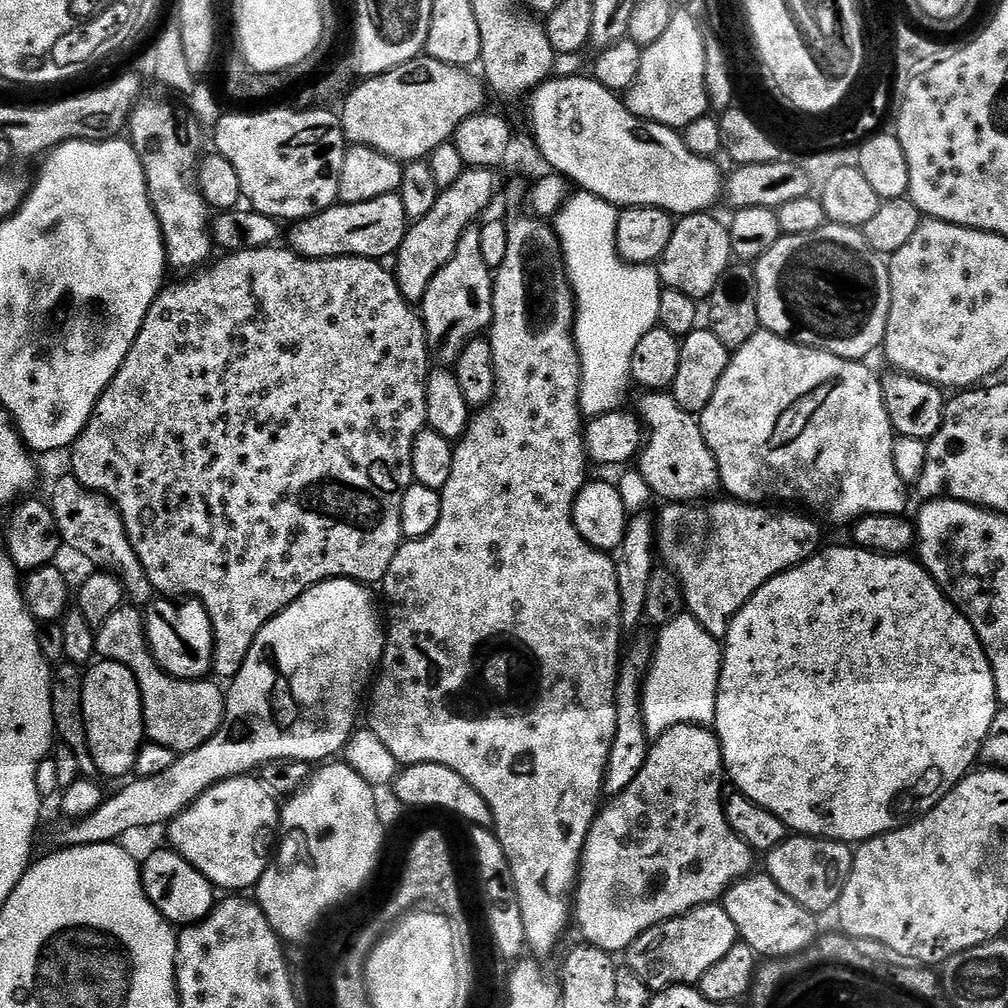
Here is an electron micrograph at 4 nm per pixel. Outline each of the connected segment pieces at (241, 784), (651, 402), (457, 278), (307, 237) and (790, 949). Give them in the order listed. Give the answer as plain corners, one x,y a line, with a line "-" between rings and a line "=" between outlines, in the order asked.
252,774
235,776
203,792
185,812
179,812
170,821
166,828
168,840
172,843
169,845
171,851
178,853
186,862
190,862
190,866
197,868
217,889
251,889
268,869
270,853
278,840
281,811
277,797
268,791
263,779
=
660,390
644,394
638,412
650,429
638,457
638,469
645,476
651,495
661,496
664,502
700,502
715,497
715,492
722,488
720,471
714,454
706,446
699,419
682,411
674,397
=
479,227
467,228
456,247
456,253
438,270
438,274
430,282
422,301
422,319
424,329
428,335
428,350
433,357
436,356
441,365
455,365
465,345
475,336
487,333
492,322
492,285
494,283
493,269
486,266
482,259
482,238
=
391,192
382,198
374,198
370,202
361,204
335,203
332,207
320,212
316,216
307,216
305,220
291,225
292,233
286,236
287,247
293,252
310,260
329,260
331,256
365,256
371,260
383,261
384,256
395,257
400,251
404,236
410,227
410,221
406,214
406,206
402,206
402,198
399,194
=
749,874
732,885
722,897
722,907
736,927
736,935
764,958
794,956
809,948
817,939
817,917
807,912
790,894
782,894
767,874

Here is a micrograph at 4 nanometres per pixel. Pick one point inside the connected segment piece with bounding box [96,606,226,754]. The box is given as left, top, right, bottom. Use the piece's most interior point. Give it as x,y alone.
179,714

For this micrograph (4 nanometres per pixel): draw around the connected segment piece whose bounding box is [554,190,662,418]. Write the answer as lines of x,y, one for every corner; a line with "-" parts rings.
583,190
577,191
554,217
556,235
560,237
560,249
564,251
564,267
568,269
568,281
572,284
572,294
576,298
576,326
574,331
576,333
576,349
580,351
580,410
588,418
618,412
625,407
624,399
628,396
628,384
631,385
633,383
632,359
634,358
634,349
638,347
638,342
642,342
642,337
650,329
657,327
660,322
658,318
658,302
662,291
660,273
653,265
627,264
621,258
620,251
616,248
616,227
618,226
619,217
620,212
617,205
608,204
602,198
591,196
591,194

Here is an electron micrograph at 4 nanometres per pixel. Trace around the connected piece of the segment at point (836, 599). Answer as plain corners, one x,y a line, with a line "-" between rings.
849,546
849,548
828,548
817,551
816,555
803,560
796,568
789,572
779,572
770,582
766,582
756,593
742,606
742,610
733,616
722,640
722,663
720,665
720,681
718,682
718,694
716,695
716,722
714,731
720,739
720,749
724,755
724,770
731,787
742,793
746,798
758,802
770,814
782,818
782,822
793,833
802,836
816,836
819,840
839,840
841,844
859,846
866,840
873,840
876,836
884,836
895,828
903,828
905,824
911,824
913,820
929,812
936,803
942,799
950,789
960,780
963,780
969,772
973,771
975,760
981,759
984,751
984,743
990,734
990,726
994,726
994,718
998,711
996,698
996,683
988,656
980,644
978,634
974,626
967,620
960,610
945,596
944,591
934,582
934,578
925,570
923,564
917,562
911,555
886,556
878,552
867,552
865,548

